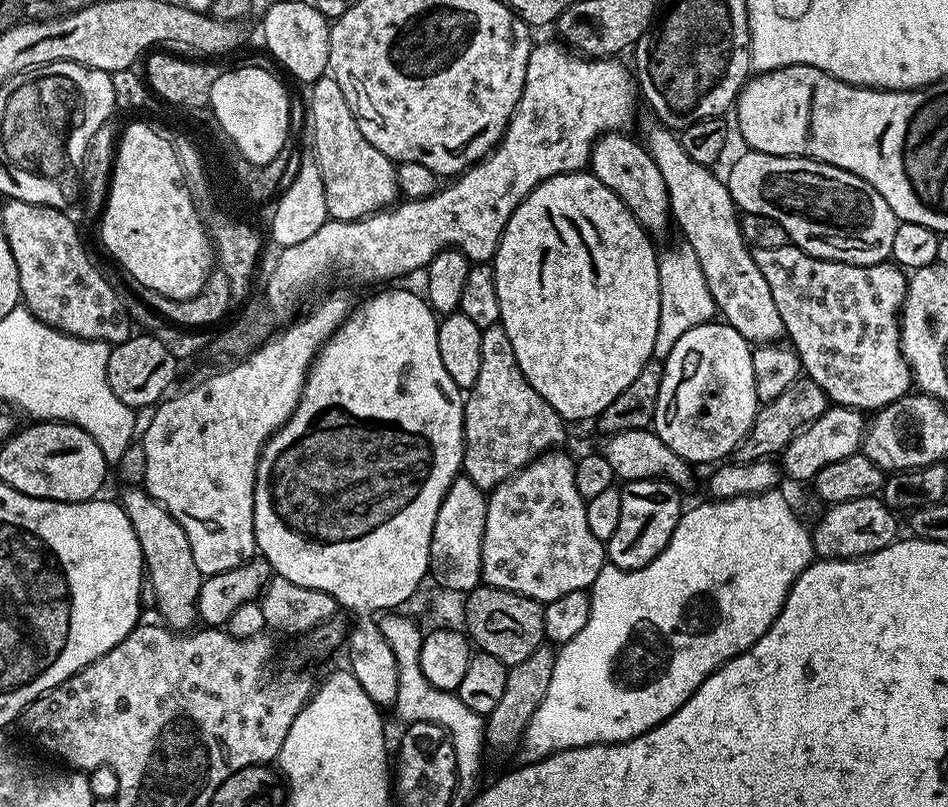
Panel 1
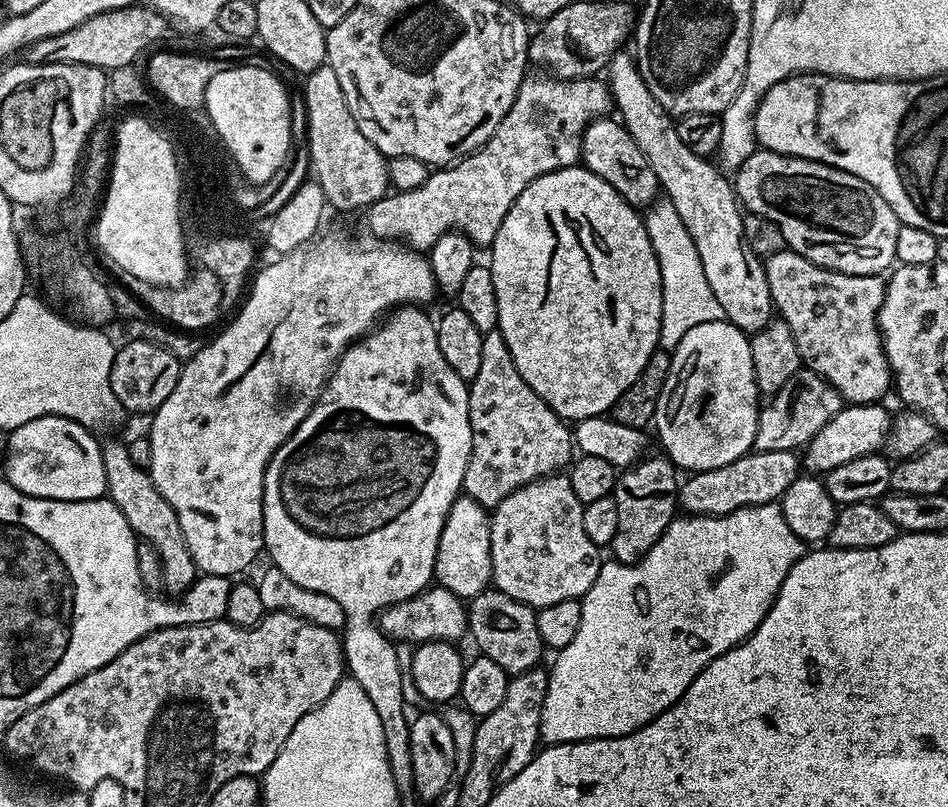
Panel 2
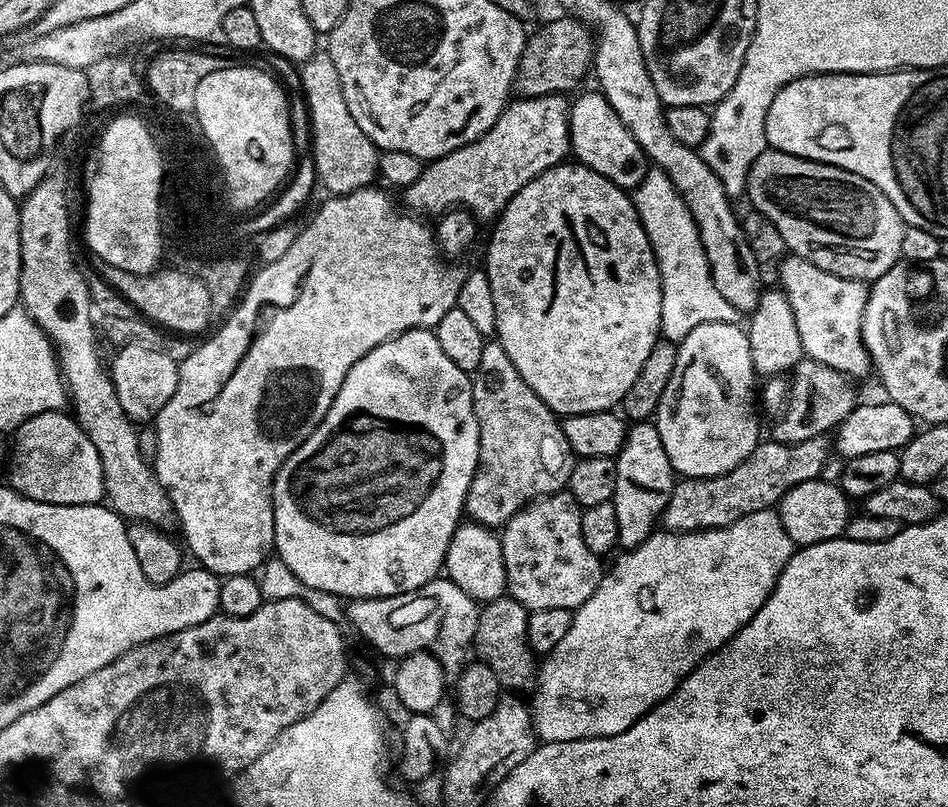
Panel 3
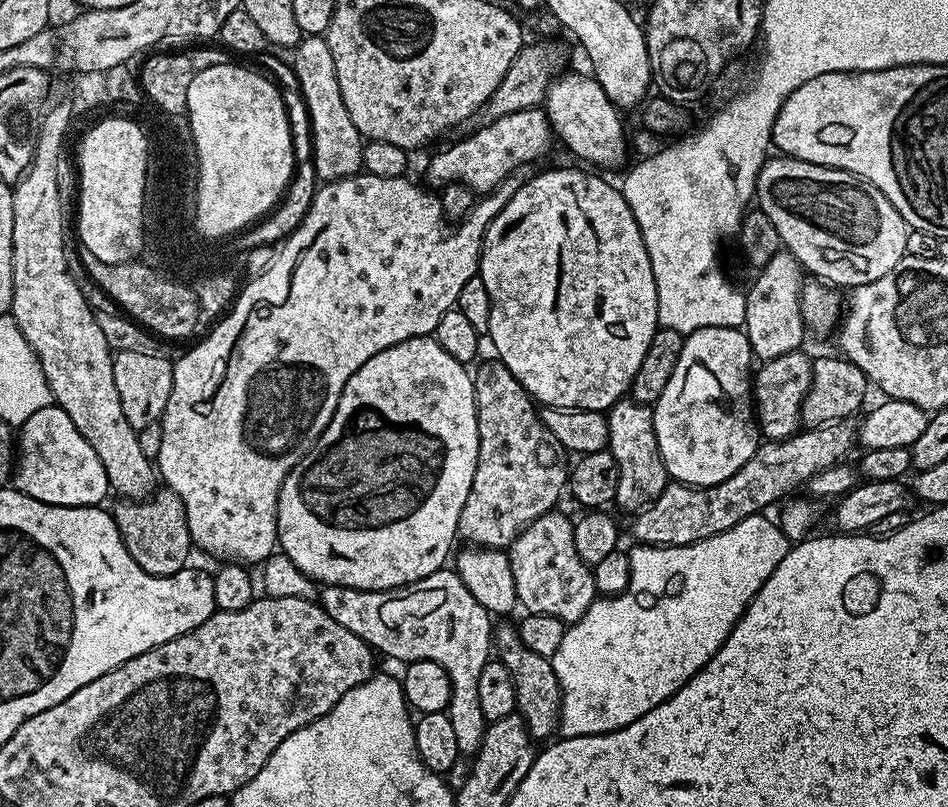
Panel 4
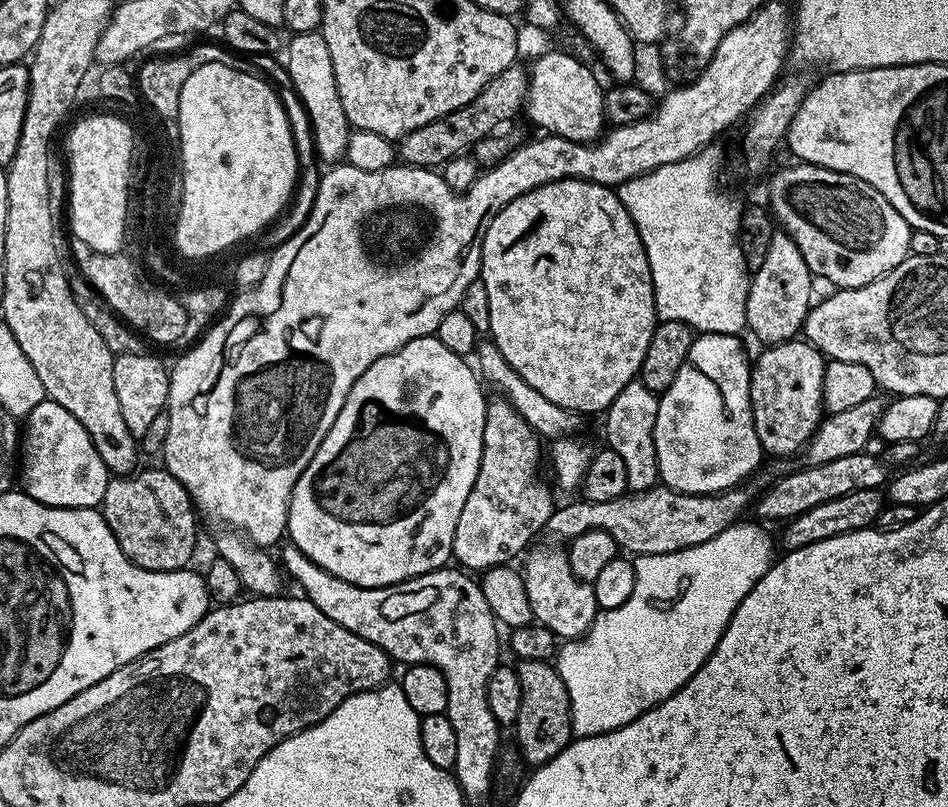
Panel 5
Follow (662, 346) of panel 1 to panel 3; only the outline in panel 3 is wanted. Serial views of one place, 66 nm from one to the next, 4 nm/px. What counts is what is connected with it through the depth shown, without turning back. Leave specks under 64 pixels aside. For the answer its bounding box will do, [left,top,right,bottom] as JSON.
[634,170,741,342]

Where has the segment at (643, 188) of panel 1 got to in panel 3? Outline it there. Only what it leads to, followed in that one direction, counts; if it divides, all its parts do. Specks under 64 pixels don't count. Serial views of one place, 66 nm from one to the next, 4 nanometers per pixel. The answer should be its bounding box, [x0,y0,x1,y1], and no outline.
[568,90,650,190]

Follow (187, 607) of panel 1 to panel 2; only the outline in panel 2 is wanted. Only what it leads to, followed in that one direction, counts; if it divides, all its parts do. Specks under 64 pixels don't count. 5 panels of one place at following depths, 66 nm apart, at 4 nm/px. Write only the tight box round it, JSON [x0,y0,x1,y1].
[100,439,198,594]

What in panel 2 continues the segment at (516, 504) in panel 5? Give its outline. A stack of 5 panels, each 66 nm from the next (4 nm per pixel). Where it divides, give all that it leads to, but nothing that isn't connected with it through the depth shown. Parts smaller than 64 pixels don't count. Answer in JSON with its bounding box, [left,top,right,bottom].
[463,331,574,508]

